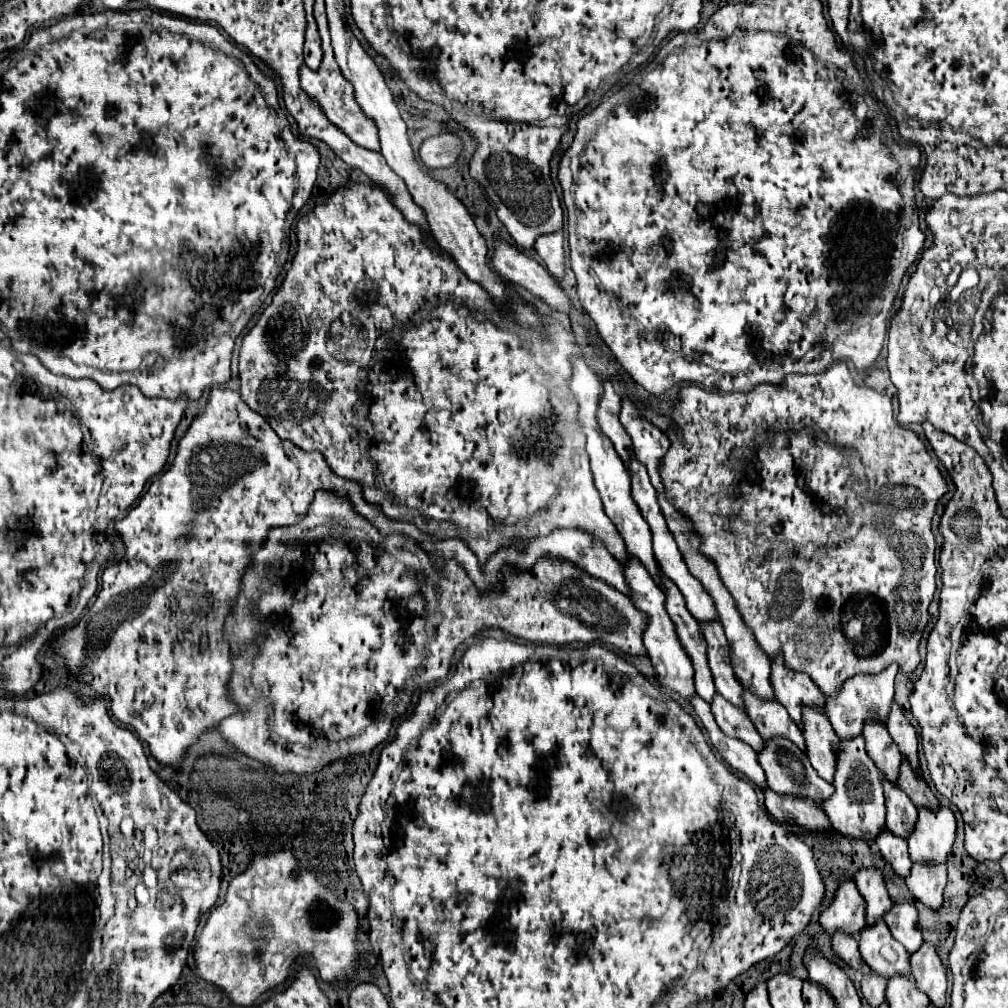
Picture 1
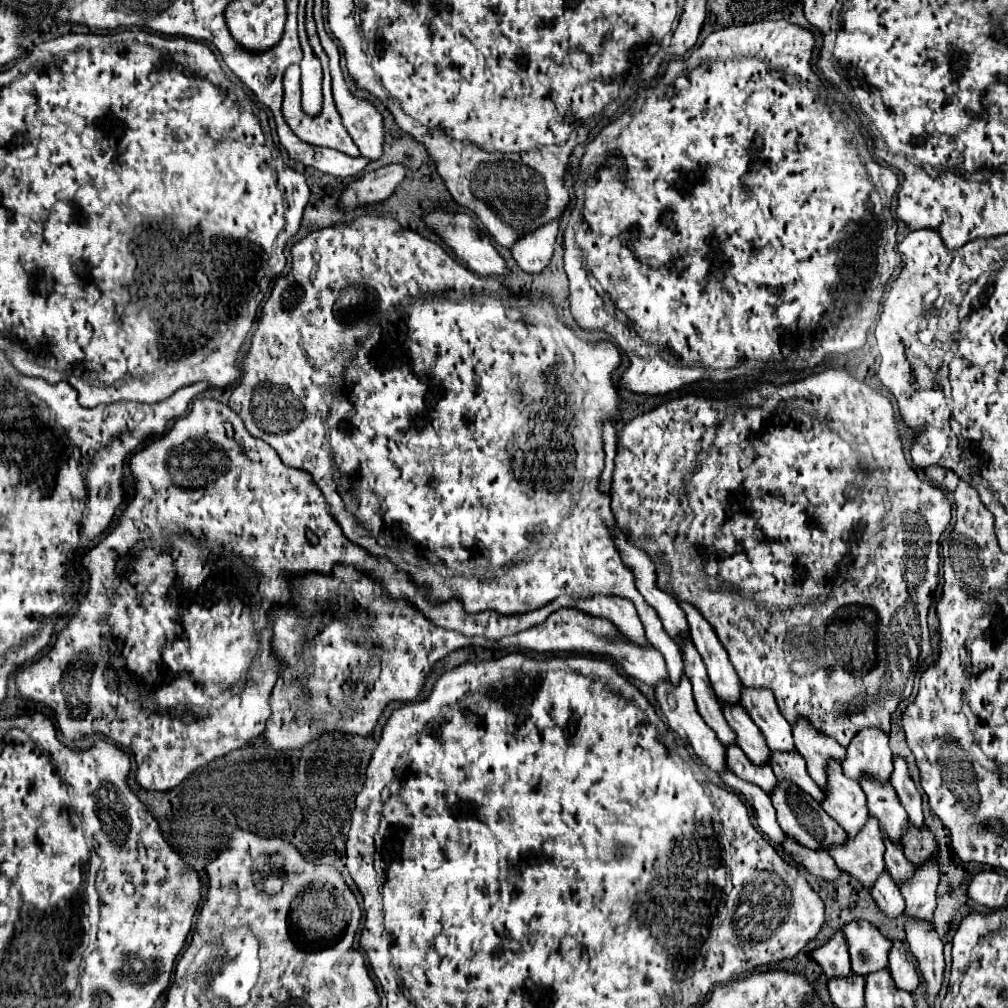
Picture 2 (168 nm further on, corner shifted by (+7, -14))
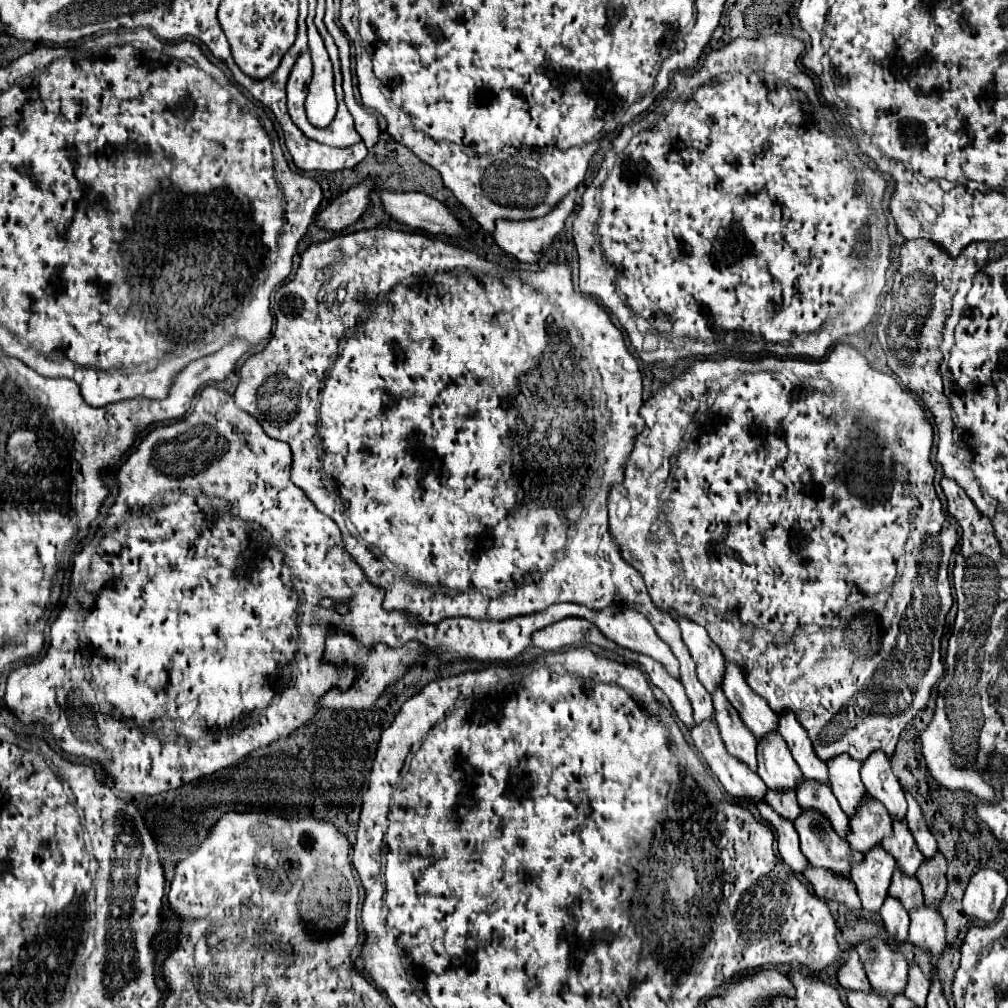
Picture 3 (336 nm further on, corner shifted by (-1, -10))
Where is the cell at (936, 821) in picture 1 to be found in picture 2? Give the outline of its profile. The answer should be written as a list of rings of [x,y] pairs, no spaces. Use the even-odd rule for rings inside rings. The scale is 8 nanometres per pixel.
[[[932,857],[926,865],[914,871],[914,877],[900,887],[906,901],[904,915],[910,919],[932,921],[936,909],[936,885],[938,885],[938,863]]]

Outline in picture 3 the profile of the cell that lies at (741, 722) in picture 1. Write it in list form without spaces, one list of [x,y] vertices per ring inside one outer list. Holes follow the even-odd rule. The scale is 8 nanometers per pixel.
[[[766,789],[768,803],[786,819],[794,821],[796,815],[800,813],[800,805],[796,801],[796,793],[792,789]]]

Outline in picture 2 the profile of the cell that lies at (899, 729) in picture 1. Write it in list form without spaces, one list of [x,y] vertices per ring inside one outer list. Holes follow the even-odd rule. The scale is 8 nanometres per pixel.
[[[902,757],[894,759],[894,773],[892,773],[890,783],[896,789],[896,795],[898,795],[900,803],[902,803],[902,807],[908,813],[908,821],[914,827],[922,827],[924,819],[922,819],[922,807],[920,807],[920,803],[922,803],[920,793],[918,793],[918,789],[914,785],[912,777],[908,775],[908,767],[906,767]]]

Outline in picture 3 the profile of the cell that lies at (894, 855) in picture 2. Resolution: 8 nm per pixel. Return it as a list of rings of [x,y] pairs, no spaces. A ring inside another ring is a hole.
[[[900,867],[894,869],[890,893],[896,895],[896,899],[900,899],[908,911],[914,907],[920,907],[924,901],[920,881],[914,875],[906,875],[904,871],[900,871]]]

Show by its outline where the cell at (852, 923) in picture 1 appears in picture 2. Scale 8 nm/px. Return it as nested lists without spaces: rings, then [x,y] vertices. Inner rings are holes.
[[[838,931],[826,945],[816,949],[814,959],[820,963],[828,979],[848,977],[850,975],[850,955],[848,955],[848,943],[842,931]]]

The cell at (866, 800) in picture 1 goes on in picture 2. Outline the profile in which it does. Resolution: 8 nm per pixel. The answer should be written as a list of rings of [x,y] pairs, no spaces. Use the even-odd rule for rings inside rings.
[[[870,817],[852,841],[846,841],[842,847],[832,847],[830,855],[840,871],[870,891],[884,871],[884,841],[876,819]]]

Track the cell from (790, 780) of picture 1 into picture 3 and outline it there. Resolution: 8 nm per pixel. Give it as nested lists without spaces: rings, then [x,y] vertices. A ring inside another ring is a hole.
[[[802,809],[794,821],[800,835],[800,847],[806,859],[816,867],[826,867],[840,875],[848,875],[852,863],[862,857],[850,843],[836,835],[830,819],[816,809]]]

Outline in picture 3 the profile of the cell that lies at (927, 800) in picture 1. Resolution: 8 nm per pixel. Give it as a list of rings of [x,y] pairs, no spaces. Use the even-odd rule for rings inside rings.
[[[940,851],[932,859],[924,859],[924,863],[916,871],[916,879],[922,883],[924,903],[930,907],[938,907],[946,893],[946,859]]]

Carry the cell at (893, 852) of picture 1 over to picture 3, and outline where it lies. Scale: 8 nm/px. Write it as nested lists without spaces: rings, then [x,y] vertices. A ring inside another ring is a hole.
[[[888,895],[882,909],[880,909],[880,917],[884,921],[886,931],[890,933],[890,939],[898,939],[904,941],[908,937],[908,911],[904,909],[904,905],[900,903],[900,899]]]

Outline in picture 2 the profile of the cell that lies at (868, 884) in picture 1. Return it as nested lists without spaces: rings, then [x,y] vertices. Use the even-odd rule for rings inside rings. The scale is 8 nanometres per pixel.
[[[856,921],[844,925],[842,933],[848,941],[852,971],[856,975],[870,975],[872,971],[888,967],[888,951],[892,949],[892,941],[880,935],[874,925]]]

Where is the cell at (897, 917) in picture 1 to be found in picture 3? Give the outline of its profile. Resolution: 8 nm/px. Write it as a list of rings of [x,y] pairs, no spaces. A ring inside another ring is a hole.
[[[910,963],[910,971],[908,971],[908,983],[904,989],[904,995],[908,999],[912,999],[918,1007],[926,1005],[926,995],[930,989],[930,979],[920,971],[918,963]]]

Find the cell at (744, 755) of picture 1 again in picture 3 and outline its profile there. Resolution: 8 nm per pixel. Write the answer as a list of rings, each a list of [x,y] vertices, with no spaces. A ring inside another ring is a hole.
[[[758,801],[756,809],[760,811],[762,819],[768,825],[772,825],[772,829],[776,831],[776,835],[778,835],[778,851],[780,851],[782,861],[794,873],[802,873],[804,867],[808,865],[808,859],[804,859],[804,855],[800,851],[800,841],[798,841],[794,825],[788,819],[784,819],[782,815],[778,815],[766,801]]]

